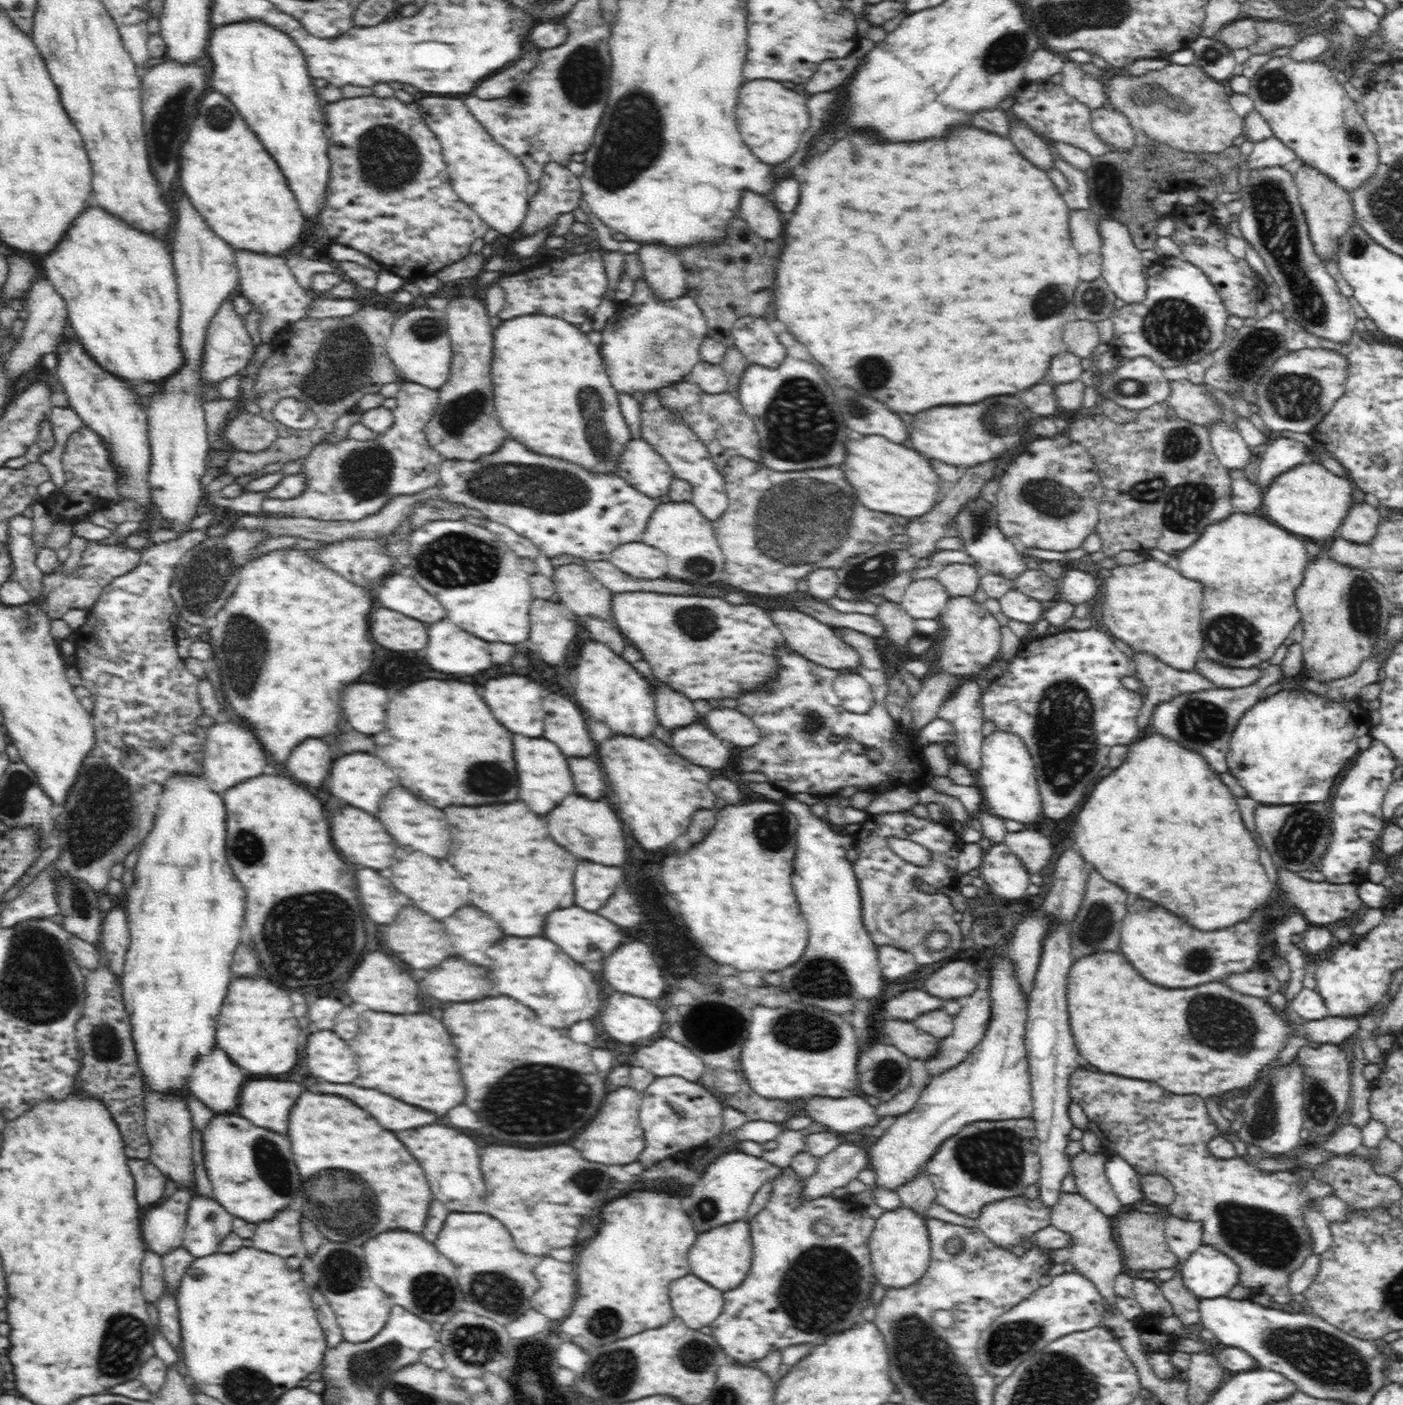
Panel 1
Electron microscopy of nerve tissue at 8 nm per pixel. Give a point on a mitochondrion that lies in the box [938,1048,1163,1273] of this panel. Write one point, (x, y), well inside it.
(995, 1156)

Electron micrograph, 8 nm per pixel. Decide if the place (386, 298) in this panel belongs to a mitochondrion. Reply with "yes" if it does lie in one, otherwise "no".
no

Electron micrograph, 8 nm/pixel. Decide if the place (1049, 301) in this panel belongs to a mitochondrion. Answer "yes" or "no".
yes

